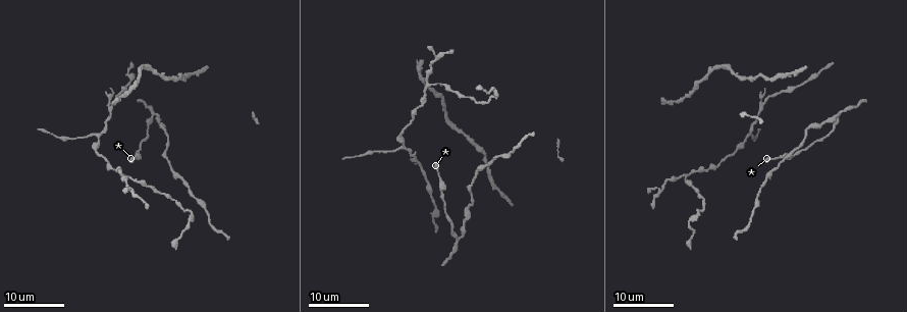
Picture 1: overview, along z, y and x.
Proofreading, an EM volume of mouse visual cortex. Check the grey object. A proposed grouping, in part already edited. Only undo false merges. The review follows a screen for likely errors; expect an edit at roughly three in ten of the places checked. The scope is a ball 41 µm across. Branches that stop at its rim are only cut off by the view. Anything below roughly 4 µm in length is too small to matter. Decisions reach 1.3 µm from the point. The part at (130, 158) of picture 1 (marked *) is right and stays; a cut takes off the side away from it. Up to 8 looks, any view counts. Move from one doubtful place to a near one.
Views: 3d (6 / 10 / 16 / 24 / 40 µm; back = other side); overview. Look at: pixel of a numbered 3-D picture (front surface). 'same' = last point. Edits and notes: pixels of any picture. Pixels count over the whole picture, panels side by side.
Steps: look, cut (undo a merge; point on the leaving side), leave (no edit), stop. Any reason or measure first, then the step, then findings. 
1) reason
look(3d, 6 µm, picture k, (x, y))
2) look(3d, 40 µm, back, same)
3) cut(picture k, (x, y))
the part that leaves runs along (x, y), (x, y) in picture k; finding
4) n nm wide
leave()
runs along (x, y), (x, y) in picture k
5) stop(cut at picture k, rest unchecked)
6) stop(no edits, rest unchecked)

arms part here
look(3d, 16 µm, picture 1, (109, 104))

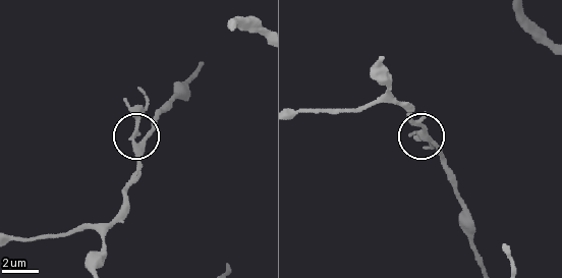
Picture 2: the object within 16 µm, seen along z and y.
look(3d, 10 µm, picture 2, (139, 135))

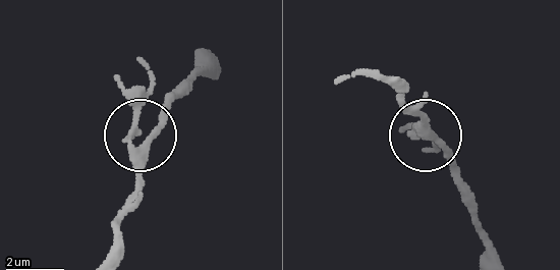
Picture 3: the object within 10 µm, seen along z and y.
look(3d, 6 µm, picture 3, (139, 133))

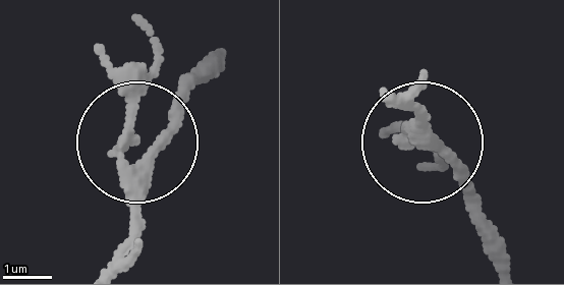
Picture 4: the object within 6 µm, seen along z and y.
leave()
all the same neuron

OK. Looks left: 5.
branch point
look(3d, 24 µm, picture 1, (428, 85))

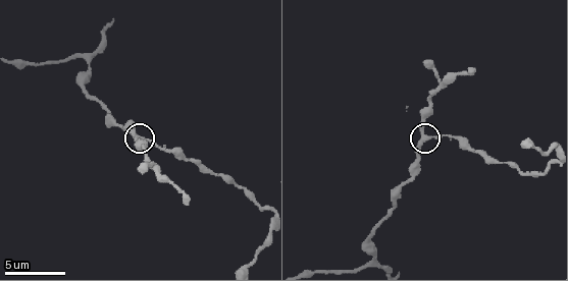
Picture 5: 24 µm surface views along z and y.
look(3d, 10 µm, picture 5, (426, 139))

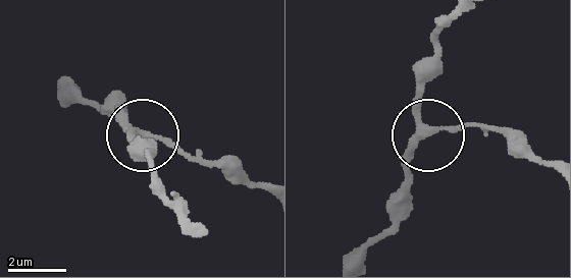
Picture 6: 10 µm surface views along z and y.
240 nm wide
leave()
all the same neuron

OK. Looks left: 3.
look(3d, 10 µm, picture 5, (374, 261))

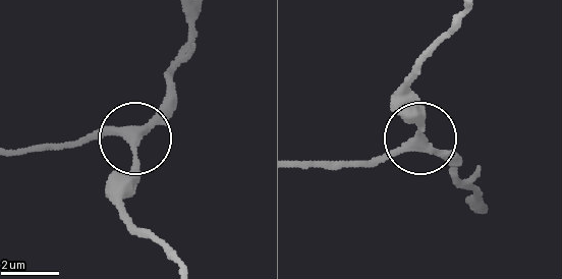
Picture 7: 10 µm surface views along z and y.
from behind
look(3d, 10 µm, back, picture 7, (419, 138))

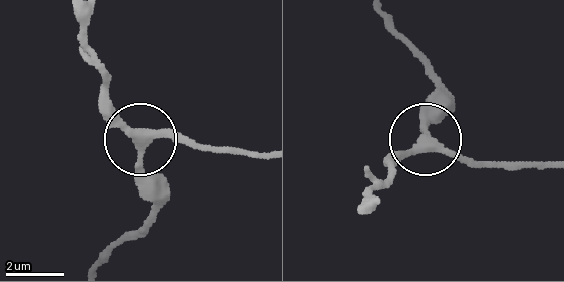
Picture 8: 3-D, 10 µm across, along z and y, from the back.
260 nm wide
leave()
one neuron here

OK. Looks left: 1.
stop(no edits, rest unchecked)

